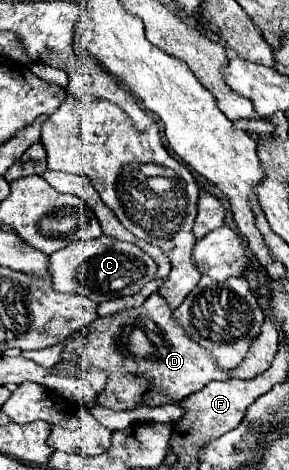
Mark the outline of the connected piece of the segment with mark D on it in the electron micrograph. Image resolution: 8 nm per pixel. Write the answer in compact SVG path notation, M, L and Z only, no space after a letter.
M151 294L145 304L129 310L121 310L113 316L107 318L97 318L95 322L89 324L89 334L79 336L75 342L65 346L63 350L63 360L73 360L73 362L89 362L99 370L105 370L109 376L105 392L97 398L98 405L109 406L113 410L127 410L137 404L147 404L147 406L161 406L171 400L183 400L189 394L201 390L207 386L207 382L213 380L229 380L231 372L217 368L217 362L213 362L213 356L205 352L205 348L197 346L185 330L181 330L181 324L173 318L173 308L161 298L161 294Z

